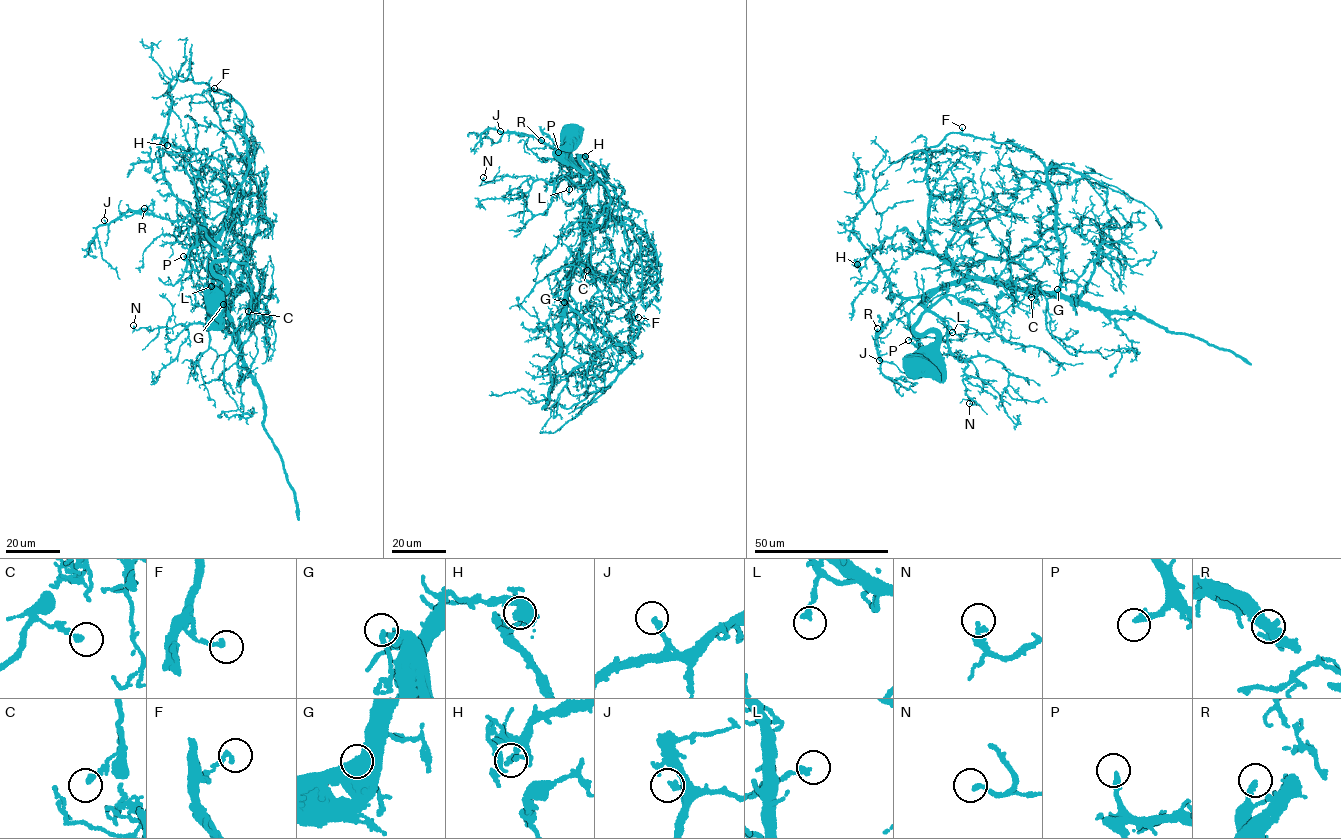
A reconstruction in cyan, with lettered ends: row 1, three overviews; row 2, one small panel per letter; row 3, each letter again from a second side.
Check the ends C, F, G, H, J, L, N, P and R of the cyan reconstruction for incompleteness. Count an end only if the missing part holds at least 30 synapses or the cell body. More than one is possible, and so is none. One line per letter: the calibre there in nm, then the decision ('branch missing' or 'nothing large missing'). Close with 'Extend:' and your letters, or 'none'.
C: calibre 220 nm; nothing large missing
F: calibre 220 nm; nothing large missing
G: calibre 240 nm; nothing large missing
H: calibre 160 nm; nothing large missing
J: calibre 220 nm; nothing large missing
L: calibre 240 nm; nothing large missing
N: calibre 200 nm; nothing large missing
P: calibre 260 nm; branch missing
R: calibre 220 nm; nothing large missing
Extend: P

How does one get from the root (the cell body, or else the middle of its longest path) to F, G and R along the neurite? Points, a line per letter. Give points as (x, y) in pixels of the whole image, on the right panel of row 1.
F: (919, 365), (936, 337), (914, 328), (939, 290), (996, 279), (1050, 291), (1061, 276), (1044, 164), (962, 127)
G: (919, 365), (936, 337), (914, 328), (925, 300), (944, 287), (996, 279), (1057, 289)
R: (919, 365), (936, 338), (933, 332), (914, 330), (931, 291), (904, 298), (877, 334), (877, 328)

